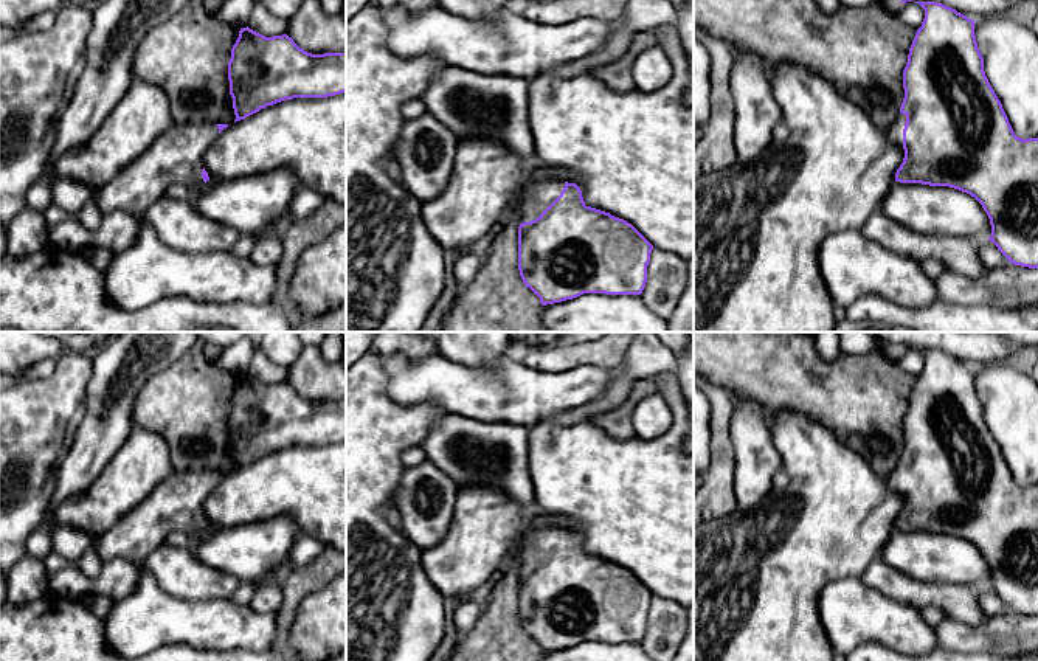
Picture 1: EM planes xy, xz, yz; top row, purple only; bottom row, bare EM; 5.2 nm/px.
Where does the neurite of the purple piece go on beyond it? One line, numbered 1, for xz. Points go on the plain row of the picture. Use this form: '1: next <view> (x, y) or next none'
1: next xz (534, 543)

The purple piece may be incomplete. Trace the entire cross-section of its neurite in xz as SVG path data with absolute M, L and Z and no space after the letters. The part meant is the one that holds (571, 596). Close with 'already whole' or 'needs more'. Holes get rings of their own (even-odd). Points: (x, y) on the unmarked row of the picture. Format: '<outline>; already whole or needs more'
M531 510L509 559L521 560L518 574L518 618L541 653L583 641L641 642L653 593L627 568L586 554L576 531L537 528Z; needs more

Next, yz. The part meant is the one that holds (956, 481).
M915 349L925 357L903 417L905 445L886 486L905 497L905 506L895 520L895 529L950 534L974 545L987 560L991 588L1009 610L1038 616L1038 486L1015 483L1009 465L991 436L984 405L974 383L974 368L936 349Z; needs more

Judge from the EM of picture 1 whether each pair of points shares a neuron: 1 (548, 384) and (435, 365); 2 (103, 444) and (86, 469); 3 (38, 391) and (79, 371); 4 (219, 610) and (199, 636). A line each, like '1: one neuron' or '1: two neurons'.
1: one neuron
2: one neuron
3: one neuron
4: one neuron

